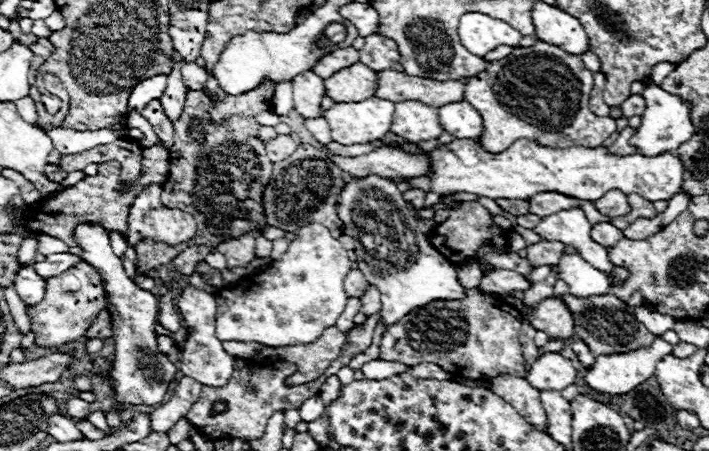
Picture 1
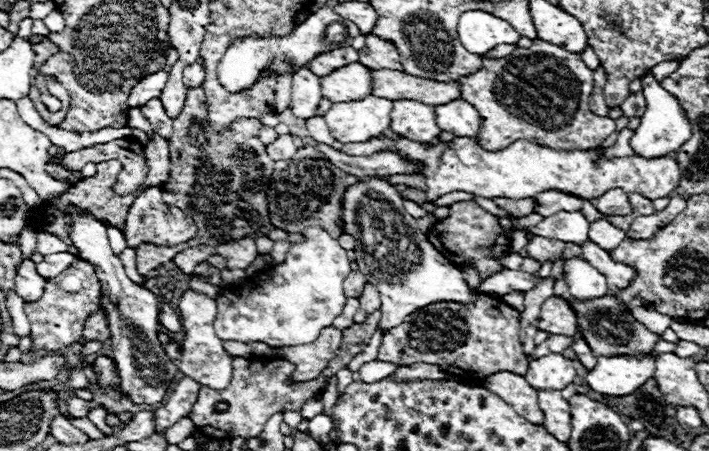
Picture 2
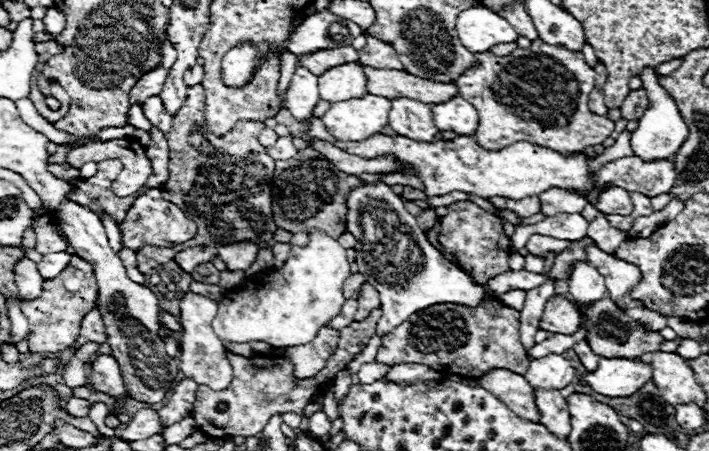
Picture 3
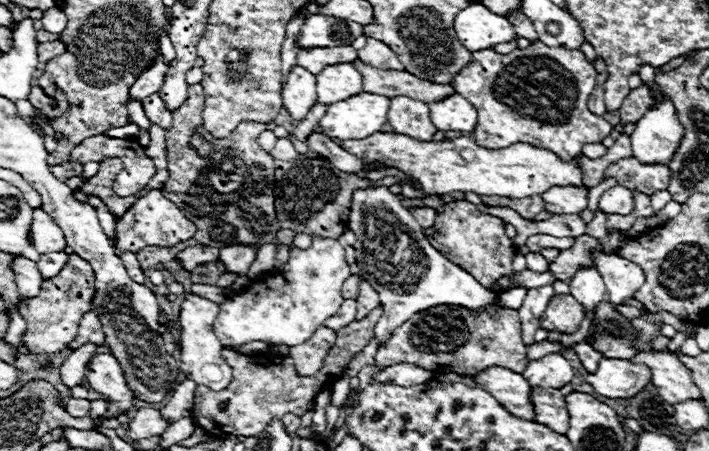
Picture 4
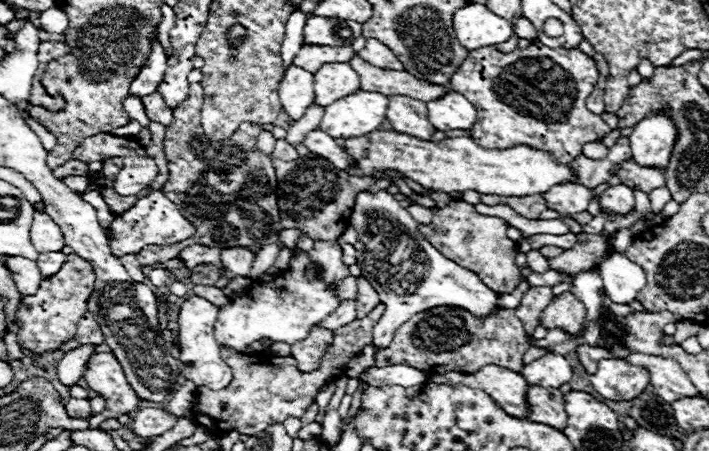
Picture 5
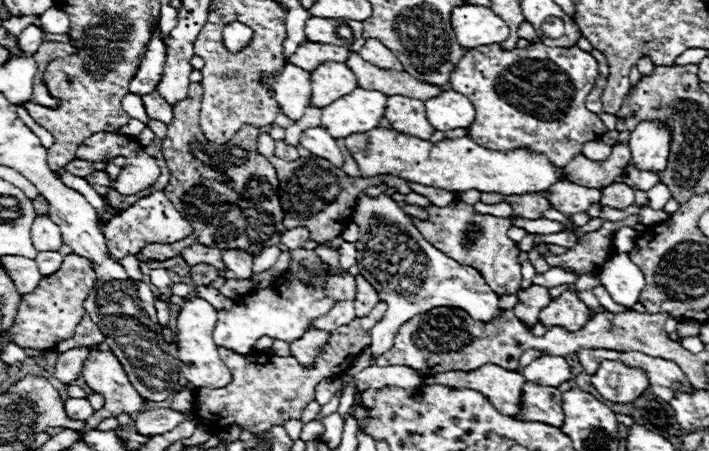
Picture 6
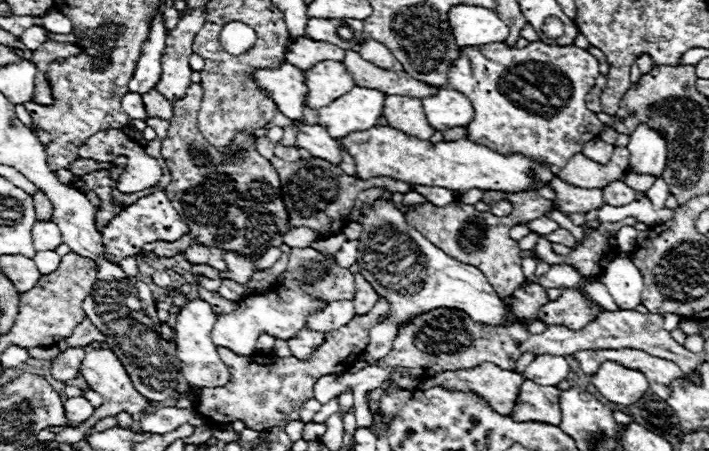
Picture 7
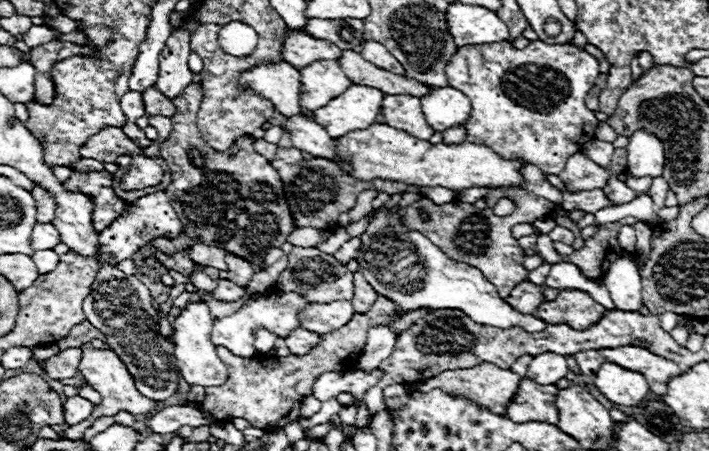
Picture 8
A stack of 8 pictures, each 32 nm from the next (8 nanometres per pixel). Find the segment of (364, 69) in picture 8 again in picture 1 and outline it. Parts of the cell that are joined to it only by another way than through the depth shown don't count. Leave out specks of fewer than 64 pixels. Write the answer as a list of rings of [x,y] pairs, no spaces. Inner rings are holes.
[[[396,70],[376,72],[376,78],[378,78],[376,96],[392,100],[392,102],[418,100],[428,106],[440,106],[440,104],[450,104],[452,100],[464,98],[462,80],[438,82],[438,80],[430,80],[430,78],[408,76],[404,72],[396,72]]]

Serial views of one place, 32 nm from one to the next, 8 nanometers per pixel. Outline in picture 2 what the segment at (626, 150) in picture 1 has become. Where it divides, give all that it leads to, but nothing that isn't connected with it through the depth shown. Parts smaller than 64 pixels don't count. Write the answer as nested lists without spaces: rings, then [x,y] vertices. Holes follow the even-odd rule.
[[[624,128],[620,134],[618,134],[618,140],[616,140],[616,144],[614,146],[610,146],[610,148],[604,148],[604,158],[608,160],[608,158],[622,158],[622,156],[632,156],[634,154],[634,150],[630,148],[630,138],[632,138],[632,130],[628,130],[628,128]]]

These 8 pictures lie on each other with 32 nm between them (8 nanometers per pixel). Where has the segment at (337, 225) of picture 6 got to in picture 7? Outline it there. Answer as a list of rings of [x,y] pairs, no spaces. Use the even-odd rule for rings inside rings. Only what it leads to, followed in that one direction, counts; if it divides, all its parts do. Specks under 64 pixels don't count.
[[[272,158],[270,160],[272,166],[278,170],[278,176],[282,180],[282,196],[284,196],[284,204],[288,208],[288,216],[290,216],[290,224],[292,228],[296,226],[308,226],[312,230],[316,230],[318,234],[336,234],[338,230],[342,230],[342,216],[350,214],[350,210],[354,208],[356,196],[362,190],[368,188],[384,188],[392,194],[400,192],[406,194],[410,192],[410,186],[400,182],[400,180],[388,180],[388,178],[376,178],[376,180],[360,180],[354,176],[348,176],[340,170],[340,166],[328,162],[328,160],[316,160],[316,158],[308,158],[308,160],[298,160],[296,164],[288,164],[280,158]]]

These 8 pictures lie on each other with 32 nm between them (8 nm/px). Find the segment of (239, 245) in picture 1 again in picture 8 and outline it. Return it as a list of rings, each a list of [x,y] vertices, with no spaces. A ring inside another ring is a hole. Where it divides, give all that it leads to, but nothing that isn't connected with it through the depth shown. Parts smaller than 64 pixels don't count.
[[[226,254],[226,264],[228,264],[228,272],[230,272],[230,278],[236,286],[246,286],[254,274],[254,268],[252,264],[248,264],[246,260],[240,260],[238,256],[232,256],[232,254]]]

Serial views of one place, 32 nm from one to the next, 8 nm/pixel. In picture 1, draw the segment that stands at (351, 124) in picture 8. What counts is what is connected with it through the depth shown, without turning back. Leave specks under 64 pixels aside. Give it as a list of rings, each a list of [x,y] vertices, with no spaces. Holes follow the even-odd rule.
[[[366,98],[362,102],[338,102],[324,112],[330,134],[340,144],[366,144],[382,140],[392,124],[394,102]]]

